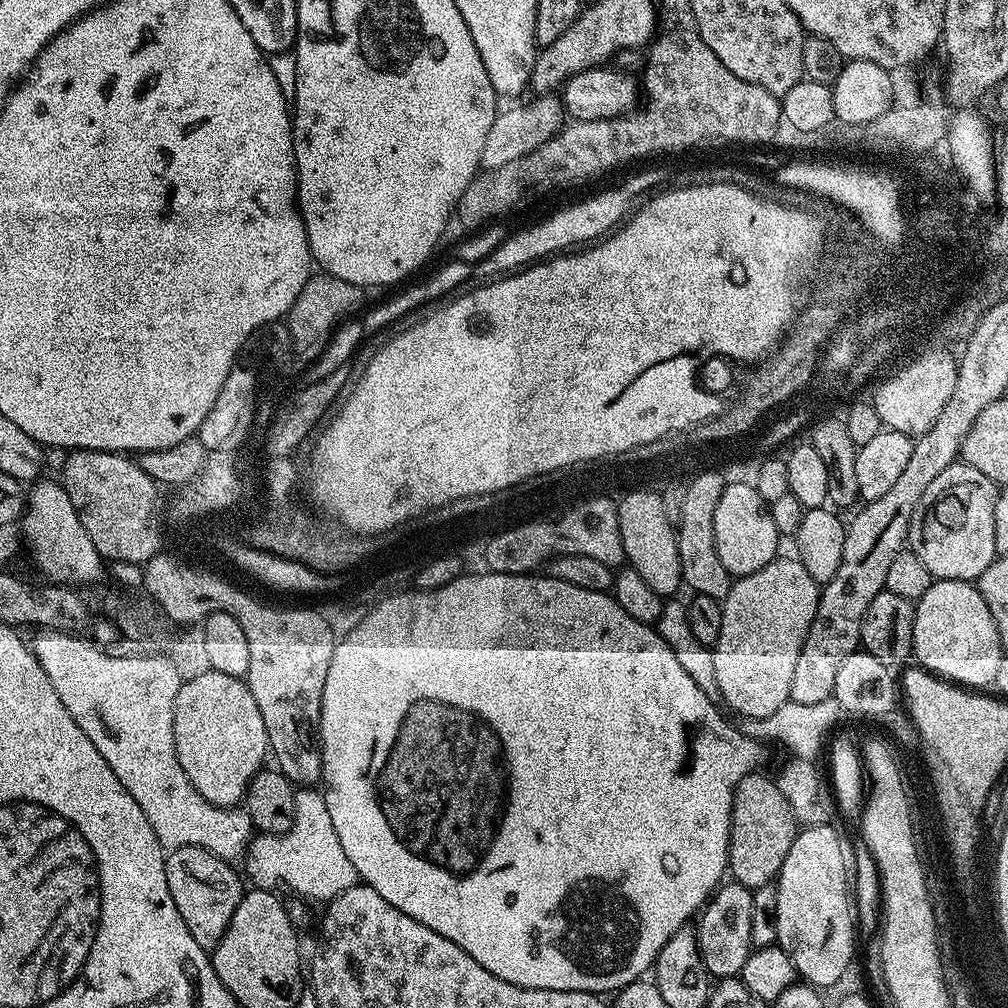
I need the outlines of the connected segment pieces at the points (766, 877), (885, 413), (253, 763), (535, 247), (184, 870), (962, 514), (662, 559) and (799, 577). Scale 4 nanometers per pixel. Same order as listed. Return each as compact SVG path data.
M763 771L747 772L732 789L732 825L728 839L728 872L737 884L750 889L761 888L773 883L782 870L782 862L786 862L786 854L790 854L790 846L794 846L794 838L798 825L794 818L794 810L790 810L790 802L786 802L786 794L778 790L775 779L771 775L763 776Z
M927 355L920 363L912 365L907 372L900 373L882 390L875 392L870 403L875 408L881 425L889 432L901 432L913 438L919 438L930 431L942 410L946 410L950 394L954 394L957 367L946 355Z
M203 671L193 680L185 679L178 690L178 698L174 698L174 746L178 762L182 762L182 770L186 770L186 778L190 778L194 790L219 808L234 808L248 795L253 776L265 767L264 759L269 759L266 725L251 690L241 677Z
M616 186L612 190L576 202L546 217L538 224L516 233L513 231L495 251L494 260L500 263L501 273L508 274L550 255L593 243L609 235L625 219L624 200L626 201L623 189Z
M194 846L173 848L165 855L164 869L170 898L174 898L174 906L178 906L182 922L186 922L186 930L190 930L194 942L198 942L202 949L215 948L246 891L245 885L240 885L239 874L232 868L235 867L229 861L220 860Z
M951 464L934 482L922 502L918 502L908 531L910 551L922 558L926 570L936 580L975 581L996 559L994 546L994 502L997 484L974 466Z
M628 492L618 504L618 522L622 530L622 546L627 563L652 589L665 598L671 598L682 588L678 542L673 522L666 518L663 498L659 492Z
M799 558L791 559L774 559L766 566L762 566L762 570L758 570L754 574L733 579L730 594L722 602L722 630L718 634L718 642L711 649L712 676L716 679L716 688L720 691L721 698L738 715L744 716L743 718L747 718L748 720L764 720L770 714L774 714L774 710L778 710L778 706L782 706L790 698L790 681L794 678L794 669L798 662L798 654L802 654L802 642L806 638L806 634L814 622L814 614L818 610L818 602L820 601L820 593L822 591L821 585L817 584L814 578L810 578L810 570L806 570L806 566L802 566Z

